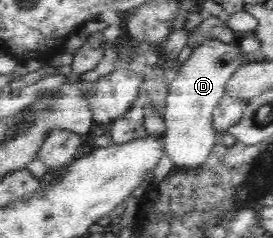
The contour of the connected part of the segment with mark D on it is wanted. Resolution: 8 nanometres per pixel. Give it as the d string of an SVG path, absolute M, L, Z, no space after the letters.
M206 39L193 49L192 55L182 64L180 71L171 75L162 116L166 122L166 155L172 159L175 169L189 170L201 166L210 157L217 135L212 114L225 96L228 81L243 65L243 56L238 42L226 44L218 39Z

